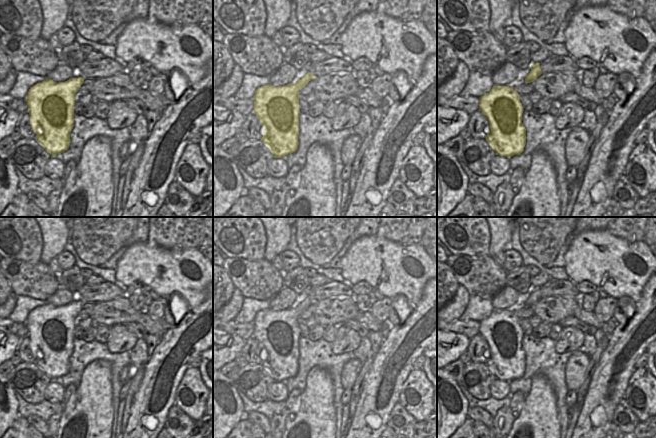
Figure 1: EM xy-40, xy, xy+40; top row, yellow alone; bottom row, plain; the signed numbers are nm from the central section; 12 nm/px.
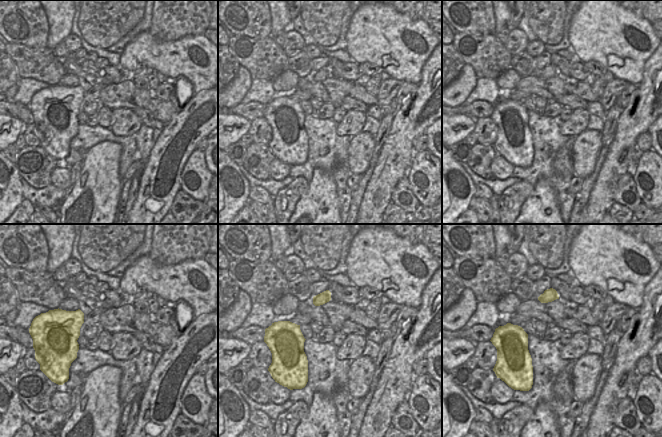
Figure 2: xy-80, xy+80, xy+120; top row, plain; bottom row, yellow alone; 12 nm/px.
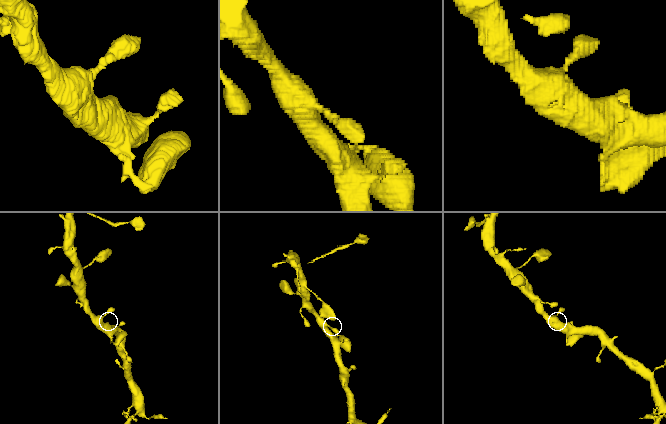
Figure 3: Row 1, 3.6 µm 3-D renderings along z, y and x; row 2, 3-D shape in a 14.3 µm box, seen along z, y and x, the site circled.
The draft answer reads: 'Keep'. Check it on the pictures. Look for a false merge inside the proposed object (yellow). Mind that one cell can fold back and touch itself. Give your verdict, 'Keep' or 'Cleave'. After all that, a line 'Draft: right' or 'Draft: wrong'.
Keep
Draft: right

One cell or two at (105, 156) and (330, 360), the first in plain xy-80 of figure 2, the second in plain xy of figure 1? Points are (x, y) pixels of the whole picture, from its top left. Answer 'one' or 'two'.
two

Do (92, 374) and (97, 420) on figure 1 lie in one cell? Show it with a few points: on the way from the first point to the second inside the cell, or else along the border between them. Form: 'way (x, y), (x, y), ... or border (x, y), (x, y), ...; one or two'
way (94, 385), (94, 409); one

